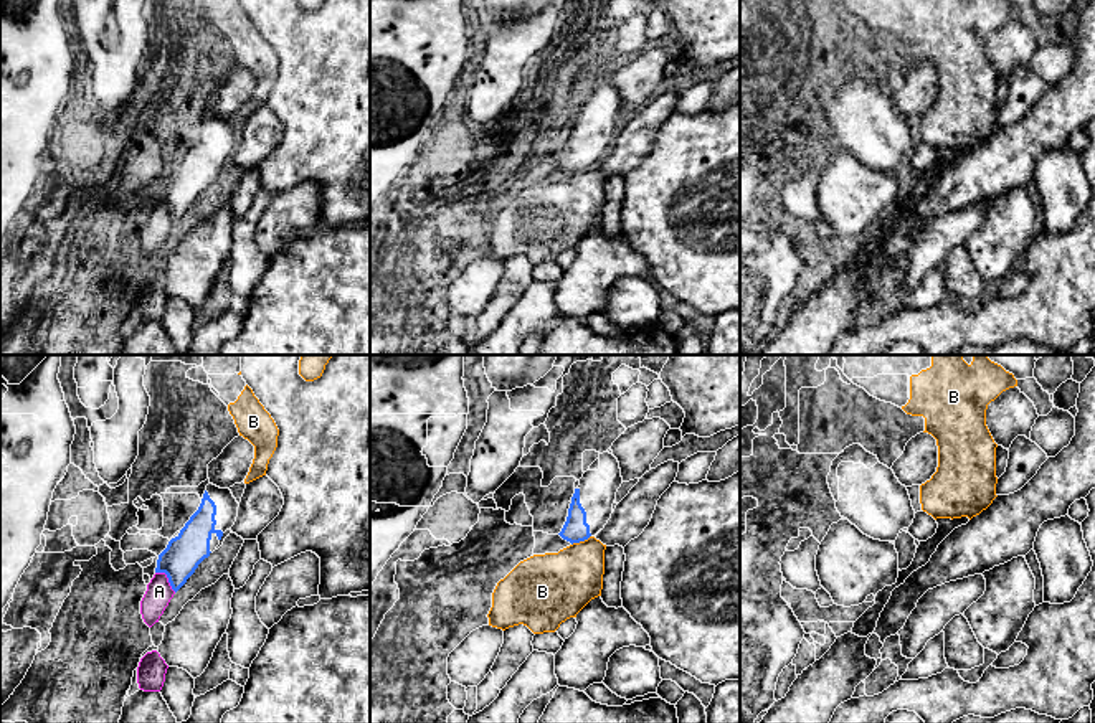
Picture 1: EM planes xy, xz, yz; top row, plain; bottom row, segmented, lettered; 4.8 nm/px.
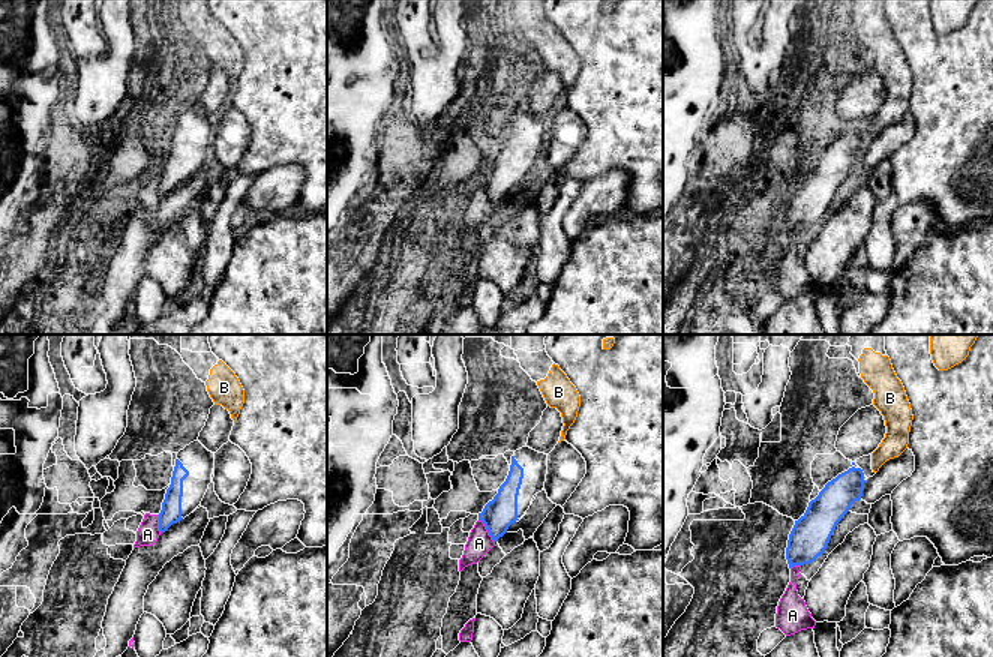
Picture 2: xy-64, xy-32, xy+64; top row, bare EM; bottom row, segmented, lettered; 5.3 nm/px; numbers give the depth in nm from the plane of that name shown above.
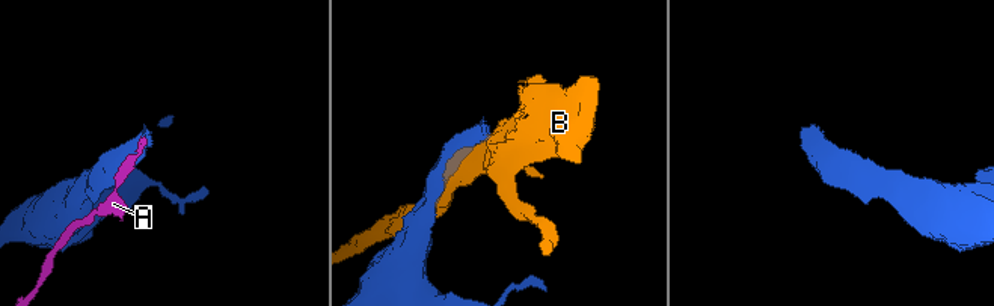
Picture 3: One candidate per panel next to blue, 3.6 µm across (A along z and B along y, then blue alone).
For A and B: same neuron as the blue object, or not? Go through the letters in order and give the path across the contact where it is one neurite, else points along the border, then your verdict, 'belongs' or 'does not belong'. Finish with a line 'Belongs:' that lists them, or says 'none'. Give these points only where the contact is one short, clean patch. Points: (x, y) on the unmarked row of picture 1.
A: does not belong
B: does not belong
Belongs: none

